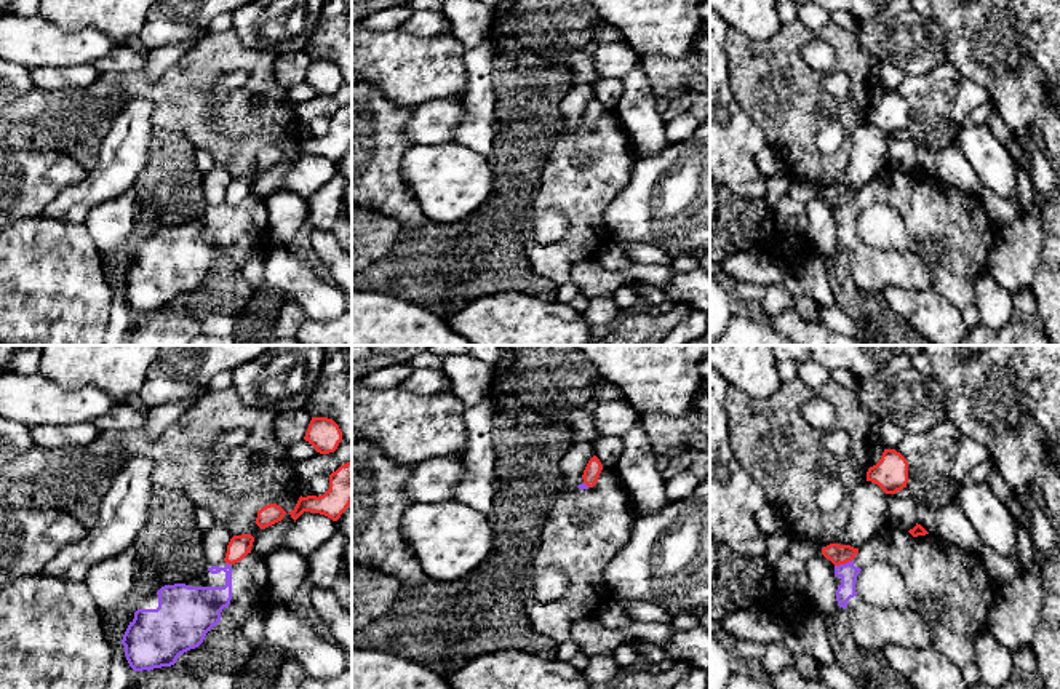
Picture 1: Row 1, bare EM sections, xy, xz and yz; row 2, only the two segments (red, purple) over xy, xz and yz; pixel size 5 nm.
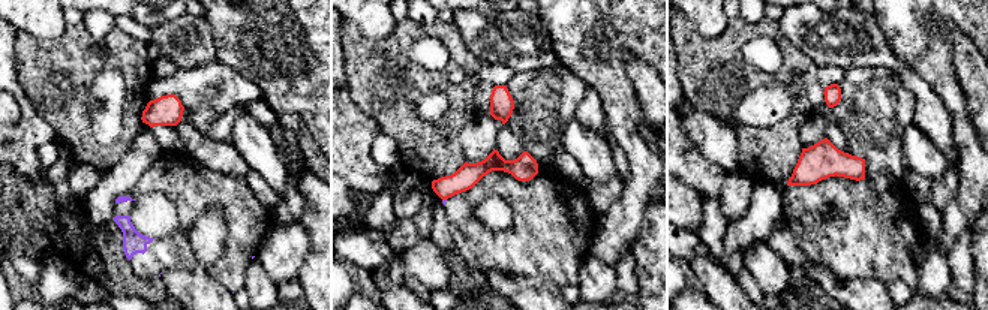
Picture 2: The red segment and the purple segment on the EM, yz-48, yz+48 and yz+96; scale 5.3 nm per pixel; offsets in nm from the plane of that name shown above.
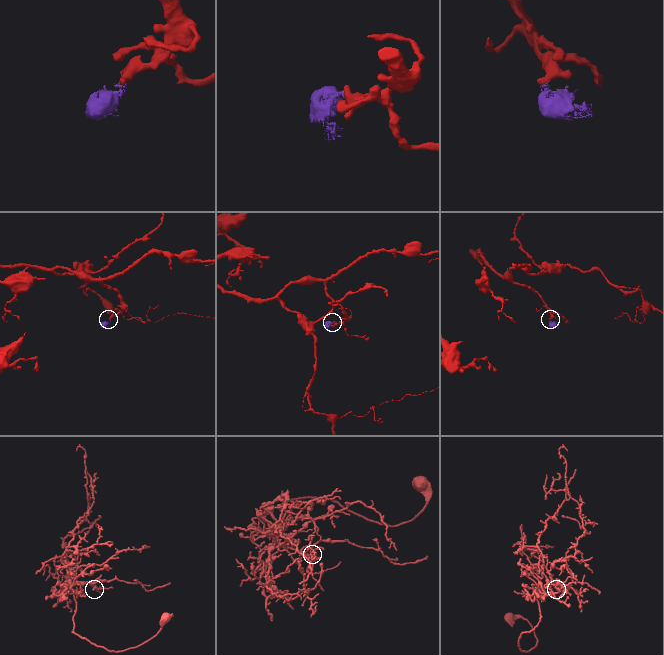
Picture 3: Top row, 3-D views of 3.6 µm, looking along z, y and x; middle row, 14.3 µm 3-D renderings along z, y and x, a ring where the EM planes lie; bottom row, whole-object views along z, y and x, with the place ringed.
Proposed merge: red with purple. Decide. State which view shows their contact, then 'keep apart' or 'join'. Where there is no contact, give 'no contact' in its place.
meets red in yz; keep apart

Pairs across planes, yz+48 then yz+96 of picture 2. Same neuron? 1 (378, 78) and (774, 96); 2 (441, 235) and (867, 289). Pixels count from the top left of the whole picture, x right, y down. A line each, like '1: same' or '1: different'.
1: different
2: same

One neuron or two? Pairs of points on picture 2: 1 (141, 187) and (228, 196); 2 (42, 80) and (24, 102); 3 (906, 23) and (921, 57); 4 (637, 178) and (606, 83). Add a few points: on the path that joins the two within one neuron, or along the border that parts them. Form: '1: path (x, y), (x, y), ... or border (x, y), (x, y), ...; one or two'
1: path (162, 183), (188, 183), (195, 189), (207, 189); one
2: border (15, 65), (24, 93), (50, 125); two
3: path (915, 32), (921, 48); one
4: path (637, 154), (637, 149), (627, 137), (621, 107); one

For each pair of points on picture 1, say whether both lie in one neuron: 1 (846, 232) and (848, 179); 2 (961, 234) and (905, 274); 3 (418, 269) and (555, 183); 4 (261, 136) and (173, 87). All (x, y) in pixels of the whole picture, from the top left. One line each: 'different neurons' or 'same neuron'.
1: different neurons
2: same neuron
3: different neurons
4: same neuron

